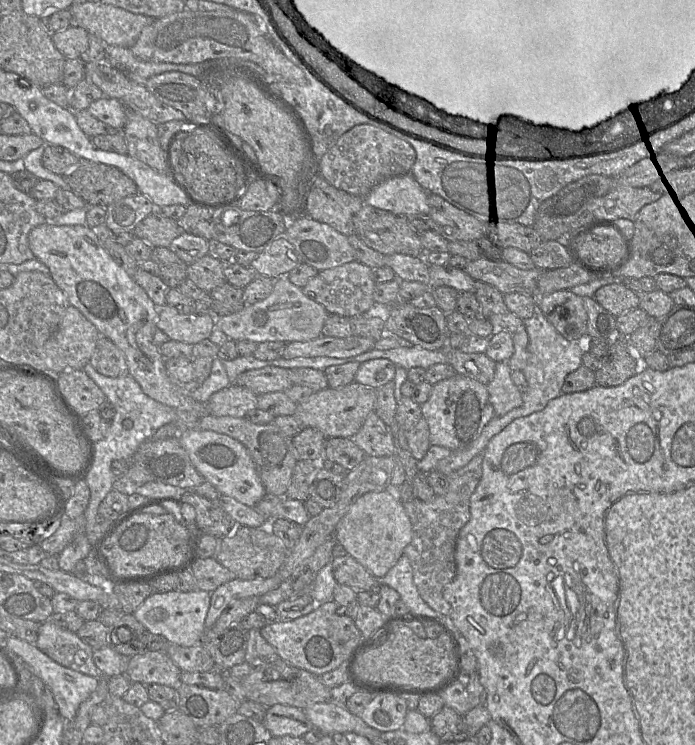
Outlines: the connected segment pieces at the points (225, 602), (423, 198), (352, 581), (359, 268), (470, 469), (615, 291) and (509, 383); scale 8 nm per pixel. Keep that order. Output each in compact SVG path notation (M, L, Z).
M278 576L243 580L233 578L210 593L210 606L205 619L205 627L214 626L216 620L227 606L237 599L260 596L276 589L282 583Z
M408 173L382 181L363 198L363 202L394 215L408 217L428 215L428 197L429 193Z
M349 554L336 555L331 560L333 575L338 584L356 591L378 589L379 580Z
M355 260L332 269L319 271L302 288L302 291L307 297L321 304L329 314L353 318L364 315L374 306L375 287L373 269Z
M482 454L476 455L468 464L448 475L448 490L444 495L435 495L431 501L413 498L402 502L412 525L412 540L404 549L413 569L414 583L422 599L442 617L449 618L451 605L445 600L443 591L456 575L455 551L461 528L470 519L470 498L482 476Z
M620 283L600 287L595 292L594 299L615 317L639 307L639 295L625 288Z
M507 362L496 363L493 379L486 385L494 417L501 417L523 403L523 396L513 383L511 373Z

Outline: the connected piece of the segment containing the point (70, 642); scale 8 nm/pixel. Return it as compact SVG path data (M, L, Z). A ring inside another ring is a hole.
M50 619L40 624L35 646L66 668L96 678L102 676L93 661L94 649L77 633L62 629Z

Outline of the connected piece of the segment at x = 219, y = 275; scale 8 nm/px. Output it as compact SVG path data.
M206 255L198 261L188 265L187 279L198 288L210 293L215 288L226 283L224 268L226 263L210 255Z

